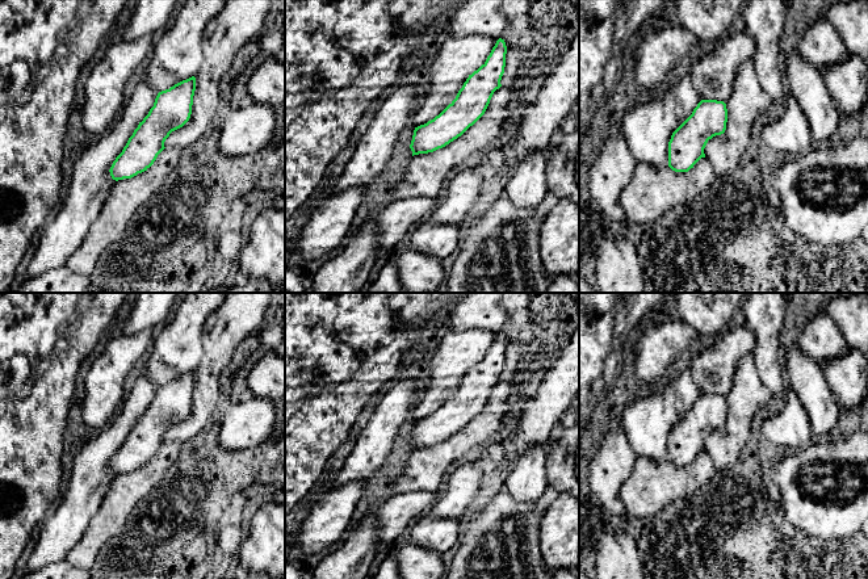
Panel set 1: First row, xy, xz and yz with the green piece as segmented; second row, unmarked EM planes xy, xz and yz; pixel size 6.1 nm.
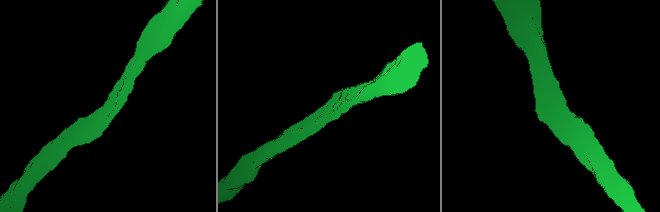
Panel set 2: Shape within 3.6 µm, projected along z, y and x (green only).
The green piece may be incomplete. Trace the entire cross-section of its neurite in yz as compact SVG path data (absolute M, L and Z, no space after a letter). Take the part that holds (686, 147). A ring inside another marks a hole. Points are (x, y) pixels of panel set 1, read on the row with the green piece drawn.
M701 100L692 114L672 133L668 142L668 167L688 172L705 158L709 139L726 130L727 109L724 101Z

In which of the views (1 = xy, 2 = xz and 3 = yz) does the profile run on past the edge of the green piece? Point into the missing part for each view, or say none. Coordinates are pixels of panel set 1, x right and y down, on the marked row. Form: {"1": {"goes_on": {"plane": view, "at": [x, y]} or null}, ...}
{"1": {"goes_on": null}, "2": {"goes_on": null}, "3": {"goes_on": null}}

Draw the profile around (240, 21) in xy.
M226 0L223 9L207 22L202 38L204 60L194 75L196 91L189 121L172 131L165 148L185 148L218 122L225 108L219 83L240 49L264 30L272 0Z

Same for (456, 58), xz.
M483 34L448 37L433 50L433 62L423 75L424 93L410 125L418 127L439 116L456 98L466 79L485 64L495 39Z

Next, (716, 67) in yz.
M731 32L717 43L703 47L692 64L692 85L703 100L726 101L742 63L752 59L755 42L743 32Z

